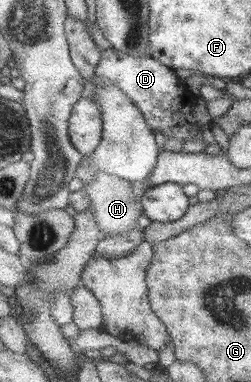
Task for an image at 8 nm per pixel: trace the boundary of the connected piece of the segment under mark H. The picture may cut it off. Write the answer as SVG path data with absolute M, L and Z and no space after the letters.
M100 168L94 180L84 188L92 201L89 211L96 217L100 229L110 236L132 231L138 217L145 214L132 184Z

